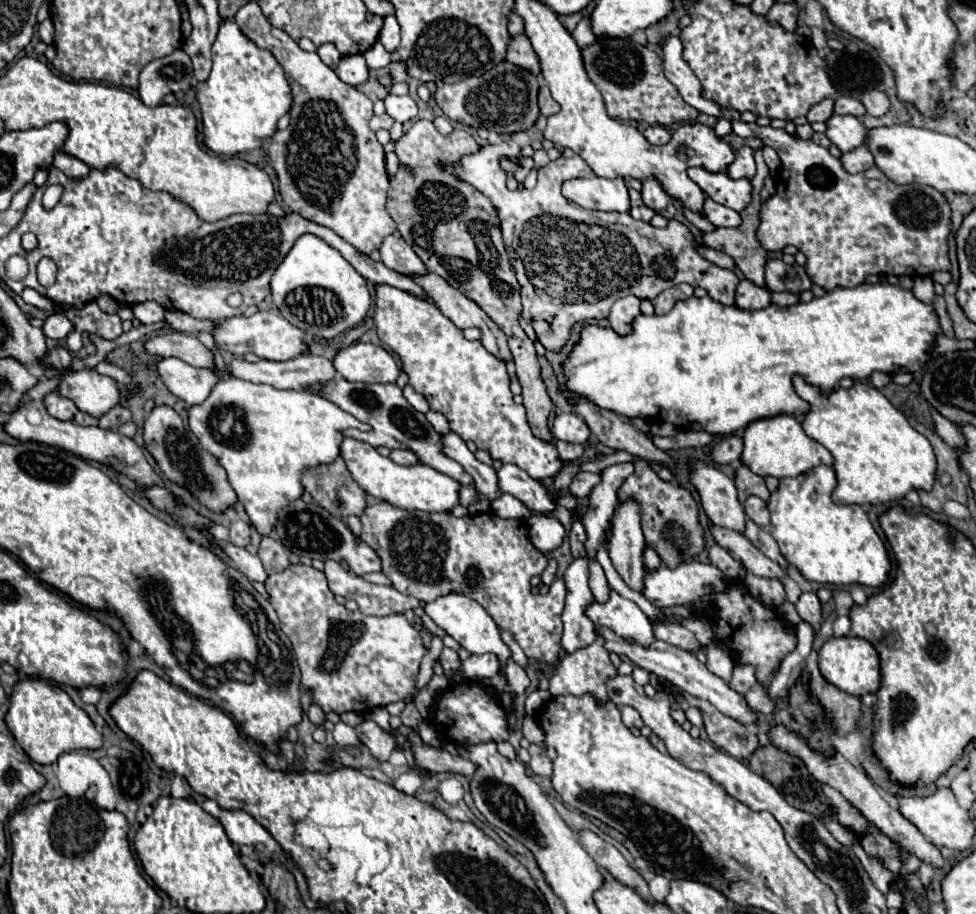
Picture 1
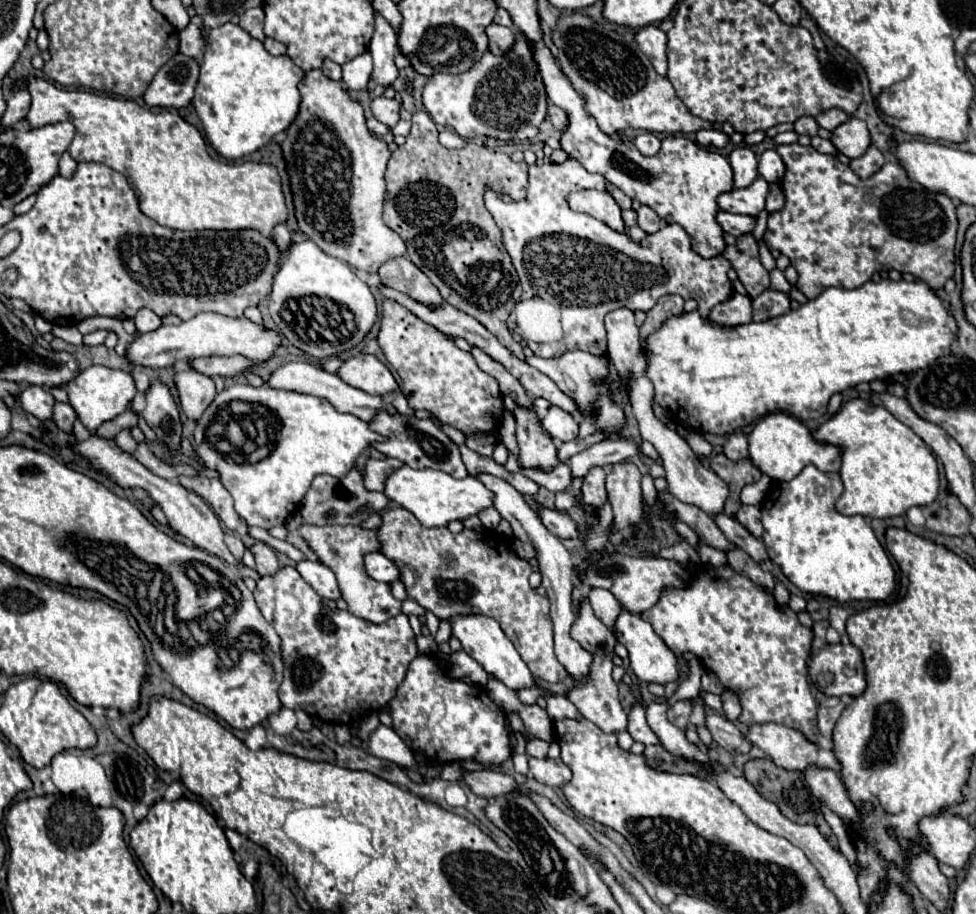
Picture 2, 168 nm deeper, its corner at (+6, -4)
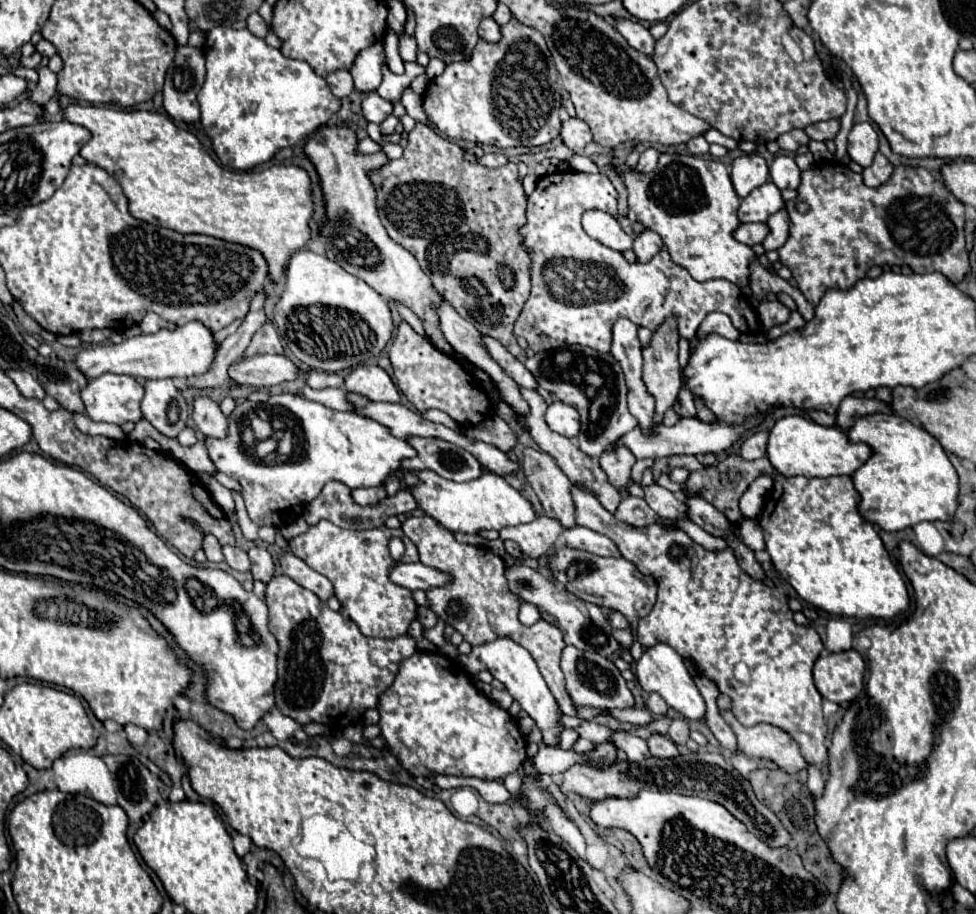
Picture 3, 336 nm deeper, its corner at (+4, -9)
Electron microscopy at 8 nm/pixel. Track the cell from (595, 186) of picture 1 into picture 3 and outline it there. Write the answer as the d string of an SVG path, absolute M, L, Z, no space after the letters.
M601 210L585 212L583 228L591 238L595 238L597 242L603 242L607 248L613 248L617 252L625 252L633 248L633 238L625 234L619 222L607 212L601 212Z

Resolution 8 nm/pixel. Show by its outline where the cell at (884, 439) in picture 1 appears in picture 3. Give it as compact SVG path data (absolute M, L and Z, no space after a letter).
M875 414L859 418L847 436L851 442L865 442L873 448L873 456L853 474L861 494L859 512L865 520L887 532L905 530L917 522L953 520L959 506L959 476L933 434L897 414Z

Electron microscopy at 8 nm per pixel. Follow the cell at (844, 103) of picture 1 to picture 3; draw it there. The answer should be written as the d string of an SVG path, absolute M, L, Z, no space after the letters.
M825 120L825 122L817 122L805 128L805 134L811 140L821 140L821 142L833 140L837 132L839 132L839 120Z

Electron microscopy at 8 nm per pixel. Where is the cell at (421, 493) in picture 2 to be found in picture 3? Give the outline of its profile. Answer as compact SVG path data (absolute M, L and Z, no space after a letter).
M431 470L415 472L415 474L421 478L421 484L411 488L411 494L419 502L419 508L431 518L435 518L449 532L465 532L465 534L479 534L483 530L499 532L501 528L527 524L537 518L533 504L519 490L515 490L505 478L497 474L485 472L481 478L461 484L441 478Z

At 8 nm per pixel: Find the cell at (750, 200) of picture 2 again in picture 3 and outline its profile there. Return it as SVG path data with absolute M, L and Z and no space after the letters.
M765 182L743 198L739 208L741 222L767 222L767 218L785 208L781 190L773 182Z

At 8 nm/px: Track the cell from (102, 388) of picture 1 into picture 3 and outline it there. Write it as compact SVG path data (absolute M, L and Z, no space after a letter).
M101 374L91 380L87 388L83 388L81 398L85 402L85 410L95 422L139 422L141 414L141 398L143 386L137 384L133 376L127 374Z

